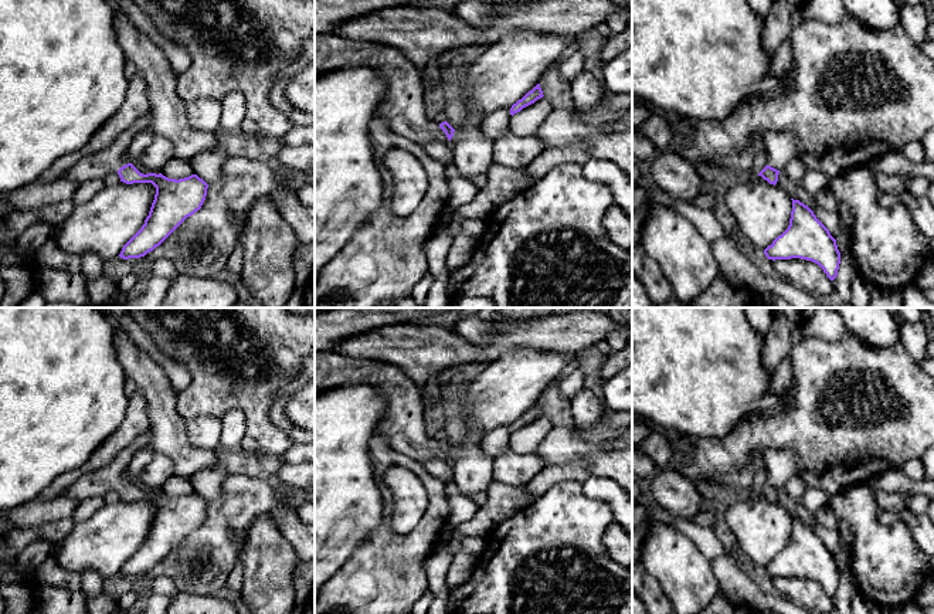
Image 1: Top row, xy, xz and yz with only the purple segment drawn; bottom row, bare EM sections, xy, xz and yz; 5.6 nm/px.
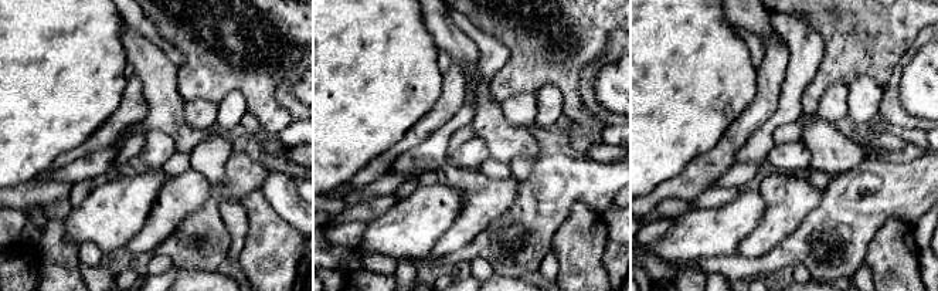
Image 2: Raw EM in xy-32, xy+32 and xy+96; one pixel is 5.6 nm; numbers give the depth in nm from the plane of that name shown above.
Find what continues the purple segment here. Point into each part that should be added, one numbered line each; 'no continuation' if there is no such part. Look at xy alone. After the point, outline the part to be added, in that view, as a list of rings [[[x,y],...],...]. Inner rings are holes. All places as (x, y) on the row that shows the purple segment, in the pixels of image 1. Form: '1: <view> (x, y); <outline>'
1: xy (98, 165); [[[149,112],[123,130],[109,147],[82,157],[64,174],[64,179],[85,183],[116,173],[129,163],[126,157],[129,146],[139,132],[150,128],[150,119],[152,115]]]

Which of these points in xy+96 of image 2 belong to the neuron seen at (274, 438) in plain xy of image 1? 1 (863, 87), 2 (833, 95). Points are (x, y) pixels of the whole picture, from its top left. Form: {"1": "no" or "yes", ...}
{"1": "no", "2": "no"}

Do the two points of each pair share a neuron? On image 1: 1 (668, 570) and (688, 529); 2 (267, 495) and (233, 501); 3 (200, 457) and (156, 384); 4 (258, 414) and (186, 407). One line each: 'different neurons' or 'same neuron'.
1: different neurons
2: same neuron
3: same neuron
4: same neuron

